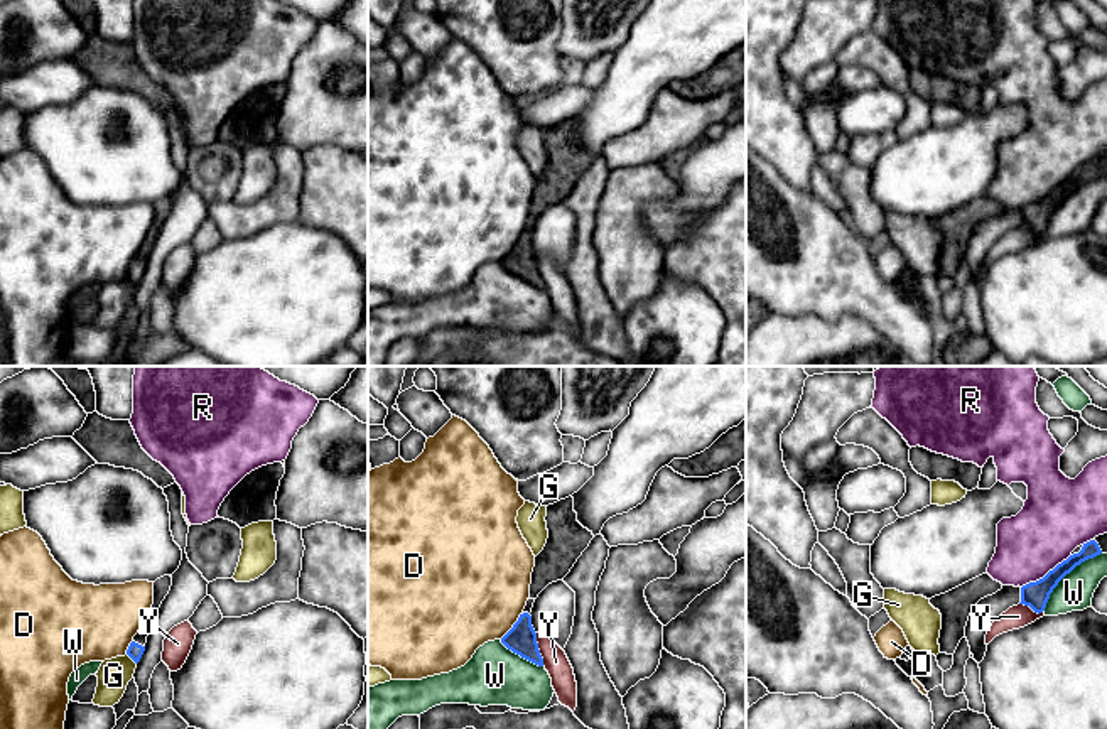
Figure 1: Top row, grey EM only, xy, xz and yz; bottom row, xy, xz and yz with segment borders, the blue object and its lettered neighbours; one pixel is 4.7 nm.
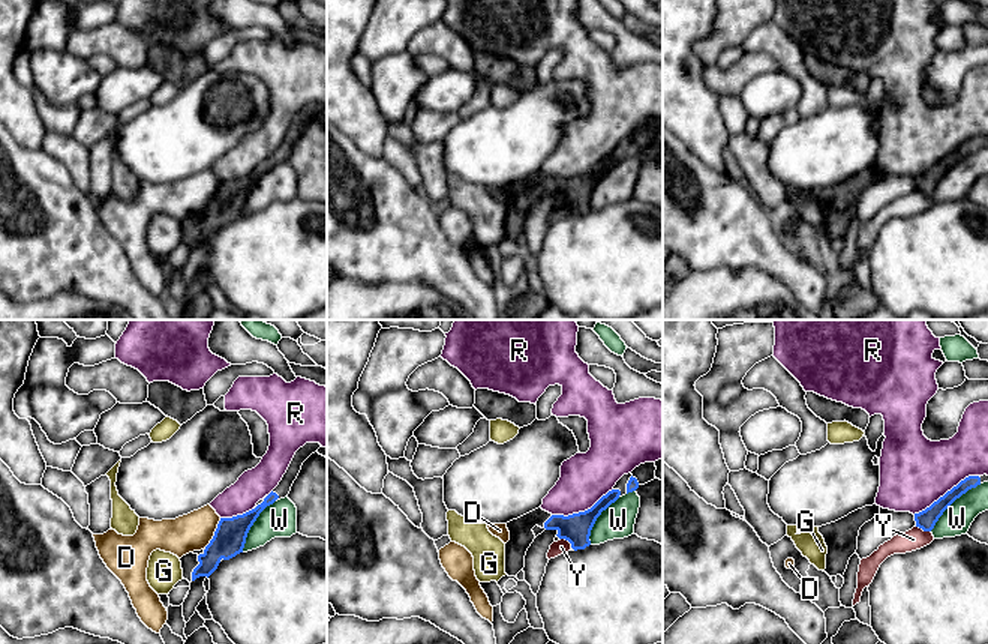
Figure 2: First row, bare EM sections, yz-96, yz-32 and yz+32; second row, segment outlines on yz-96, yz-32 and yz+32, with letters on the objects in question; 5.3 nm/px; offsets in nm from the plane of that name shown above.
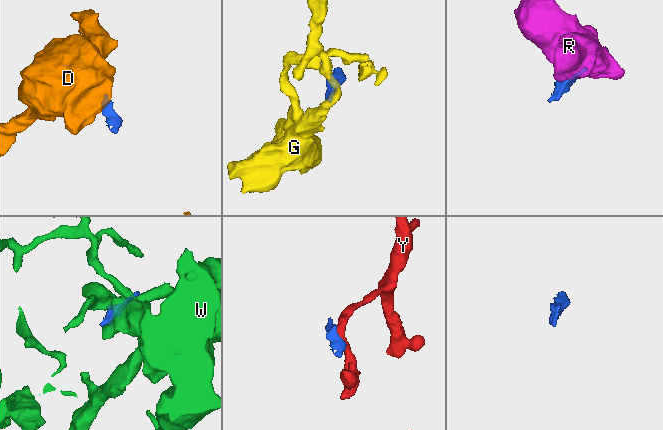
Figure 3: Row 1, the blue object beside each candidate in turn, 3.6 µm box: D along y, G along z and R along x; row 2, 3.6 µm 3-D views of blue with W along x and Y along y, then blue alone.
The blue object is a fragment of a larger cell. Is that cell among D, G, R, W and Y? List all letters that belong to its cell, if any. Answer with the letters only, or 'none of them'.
none of them

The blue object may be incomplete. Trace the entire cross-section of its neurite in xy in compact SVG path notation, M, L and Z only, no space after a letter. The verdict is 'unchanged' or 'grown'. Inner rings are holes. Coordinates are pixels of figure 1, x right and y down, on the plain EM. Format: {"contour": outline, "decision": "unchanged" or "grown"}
{"contour": "M164 197L160 201L157 201L154 204L154 226L152 226L152 240L148 241L148 245L138 251L138 255L133 258L133 263L130 265L127 277L138 285L143 273L145 273L145 265L147 265L147 258L148 258L148 250L162 226L162 223L165 221L165 218L169 216L172 208L172 199L170 197Z", "decision": "grown"}

